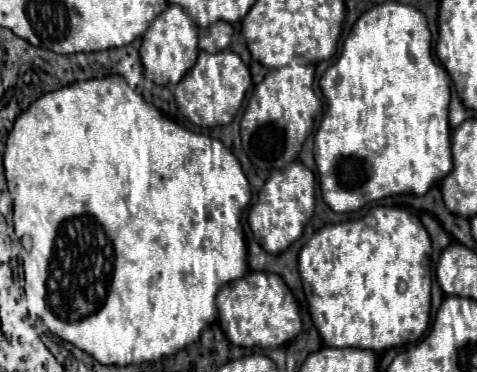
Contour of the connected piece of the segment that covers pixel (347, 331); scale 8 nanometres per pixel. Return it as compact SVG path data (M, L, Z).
M374 206L370 210L370 218L374 218L374 226L368 224L368 218L362 220L352 220L352 222L342 222L342 224L332 224L326 226L322 230L318 230L300 250L298 256L298 270L302 276L302 286L304 286L304 294L306 294L306 302L308 302L308 310L312 316L312 322L322 338L322 342L326 346L332 348L364 348L364 350L372 350L372 352L382 352L388 348L400 348L406 344L412 344L416 340L420 340L430 324L431 310L431 282L432 274L430 273L432 242L426 228L422 226L420 218L404 207L397 206Z

